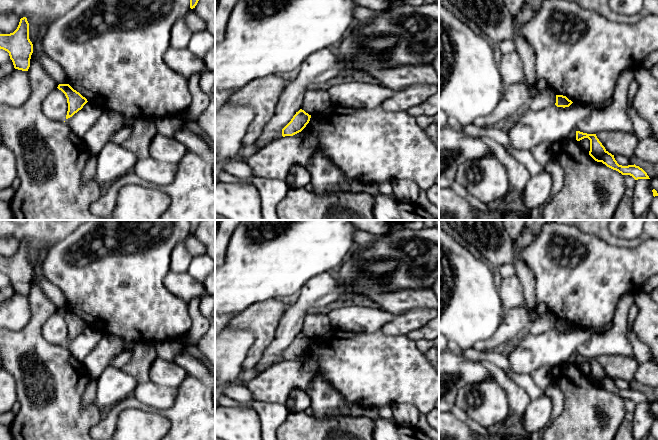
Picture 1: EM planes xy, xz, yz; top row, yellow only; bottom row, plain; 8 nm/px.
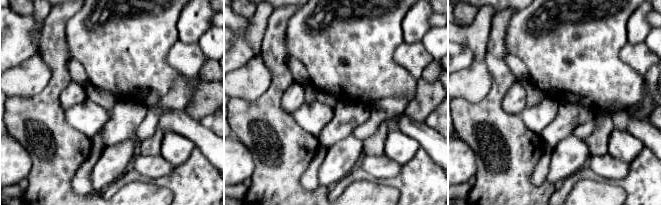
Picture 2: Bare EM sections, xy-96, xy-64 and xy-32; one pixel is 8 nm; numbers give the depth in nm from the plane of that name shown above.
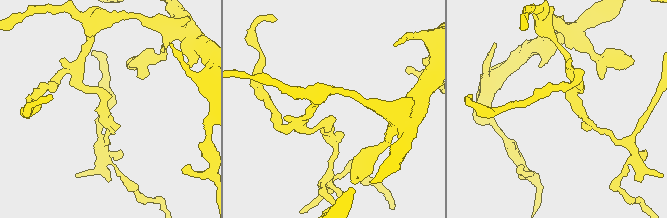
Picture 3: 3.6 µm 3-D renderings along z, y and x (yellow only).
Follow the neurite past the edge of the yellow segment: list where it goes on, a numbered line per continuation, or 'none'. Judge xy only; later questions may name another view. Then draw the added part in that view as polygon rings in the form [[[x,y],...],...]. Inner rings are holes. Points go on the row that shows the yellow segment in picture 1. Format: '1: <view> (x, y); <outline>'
none

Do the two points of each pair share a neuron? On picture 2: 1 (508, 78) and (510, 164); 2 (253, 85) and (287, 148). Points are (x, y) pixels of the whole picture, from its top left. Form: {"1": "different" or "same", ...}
{"1": "same", "2": "different"}

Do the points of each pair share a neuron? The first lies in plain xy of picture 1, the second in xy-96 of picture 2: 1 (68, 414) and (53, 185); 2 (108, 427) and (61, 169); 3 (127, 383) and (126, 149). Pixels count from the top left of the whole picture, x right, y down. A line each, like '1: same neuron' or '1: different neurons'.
1: same neuron
2: different neurons
3: same neuron

